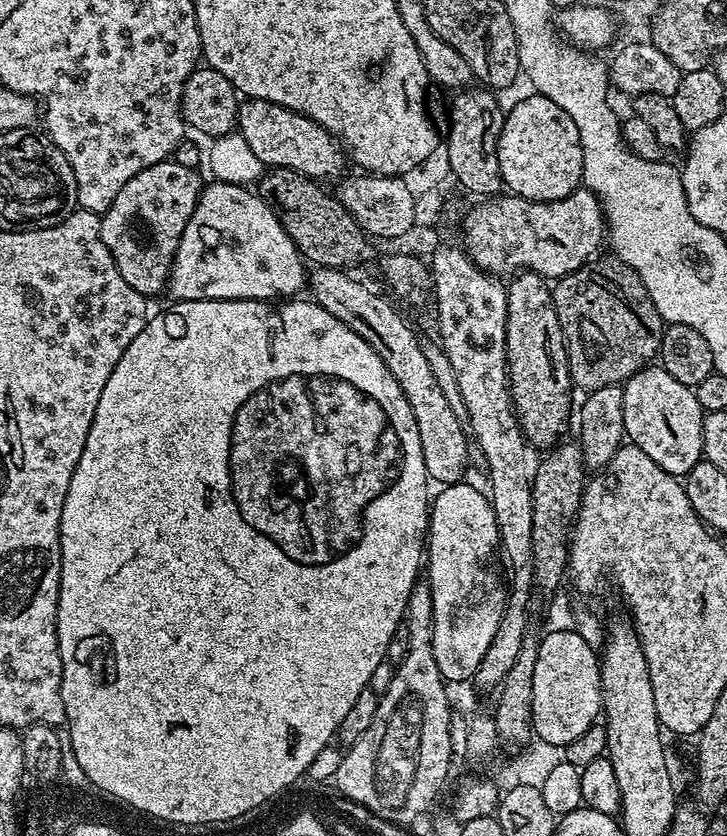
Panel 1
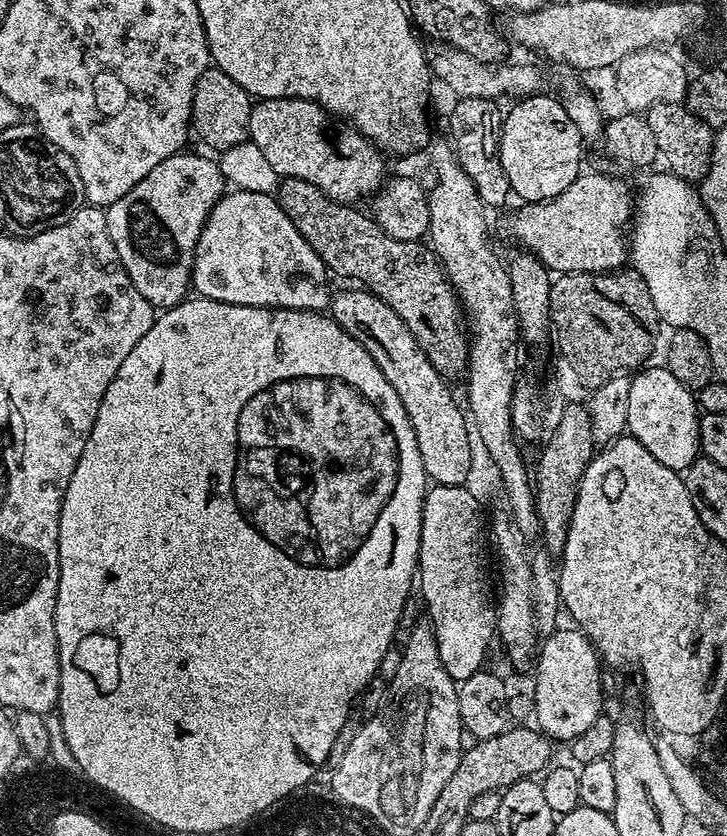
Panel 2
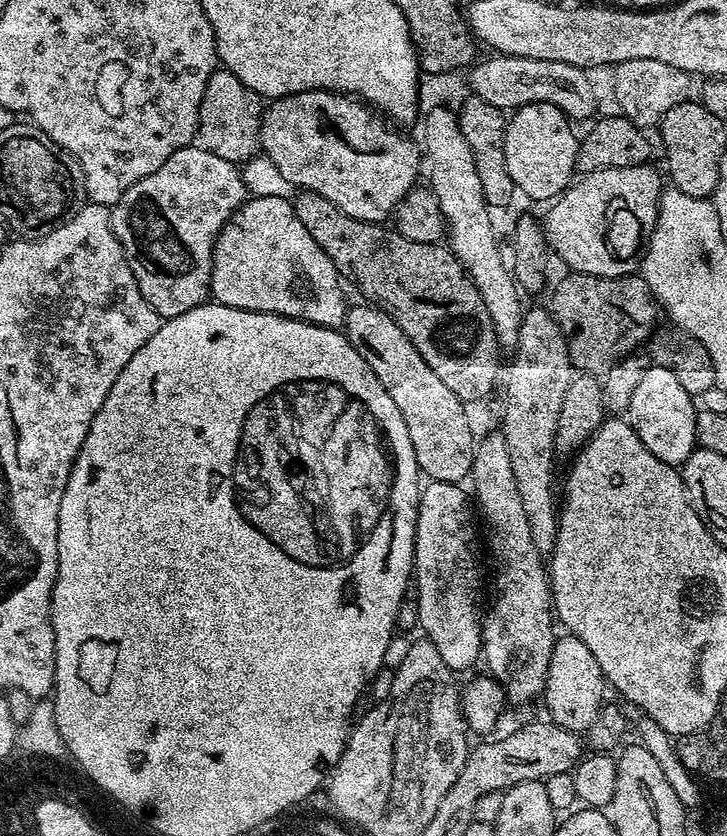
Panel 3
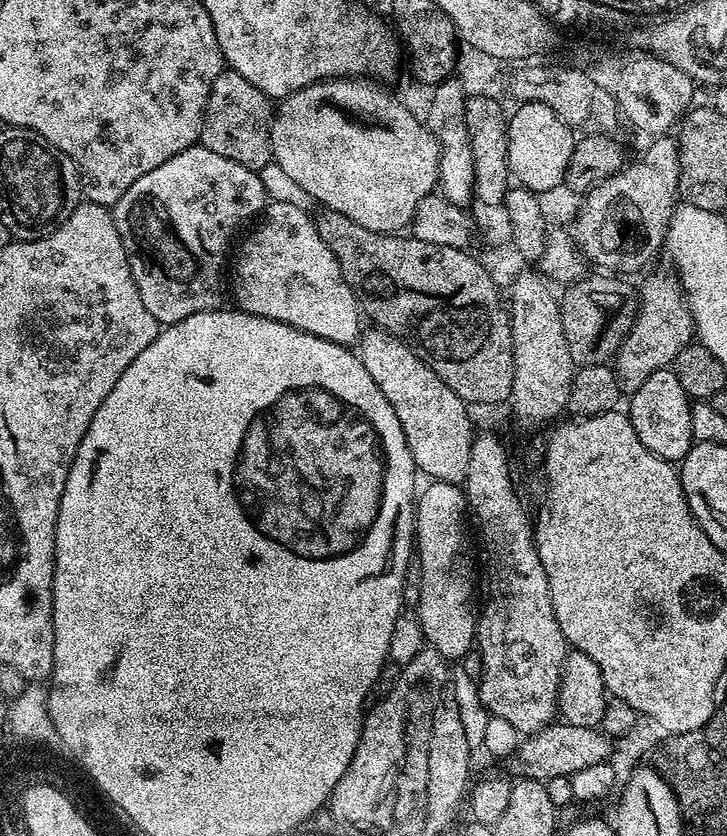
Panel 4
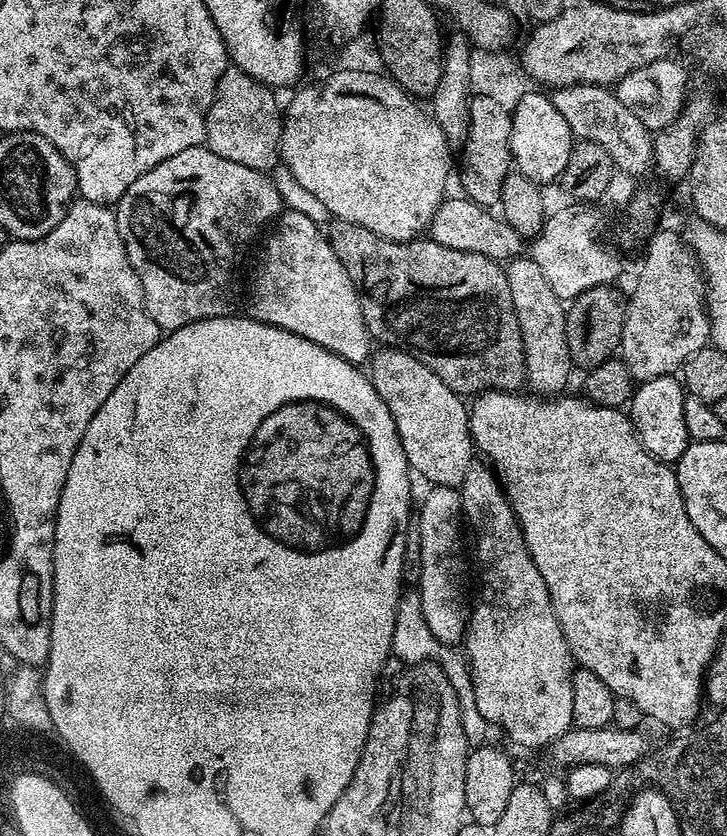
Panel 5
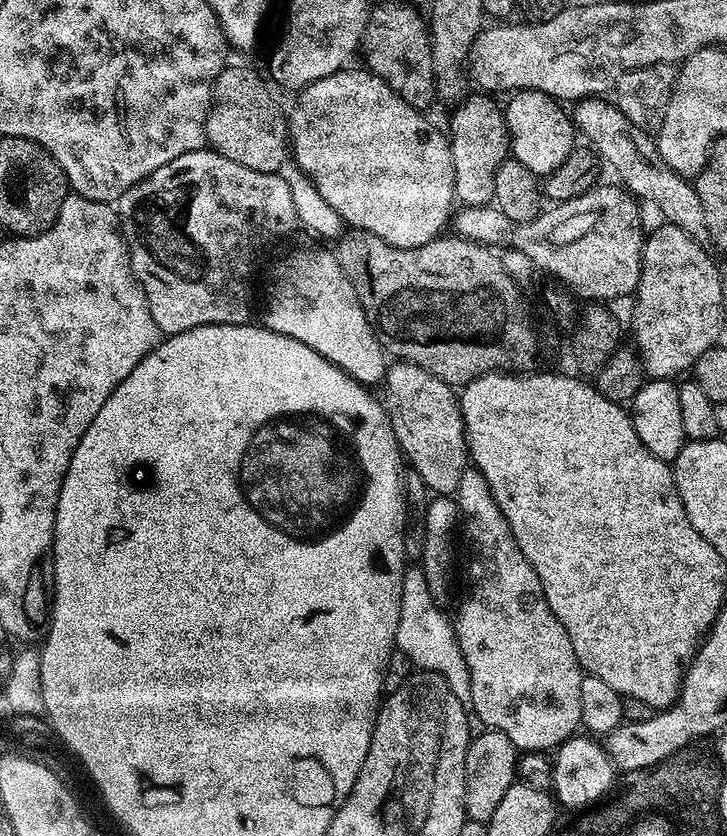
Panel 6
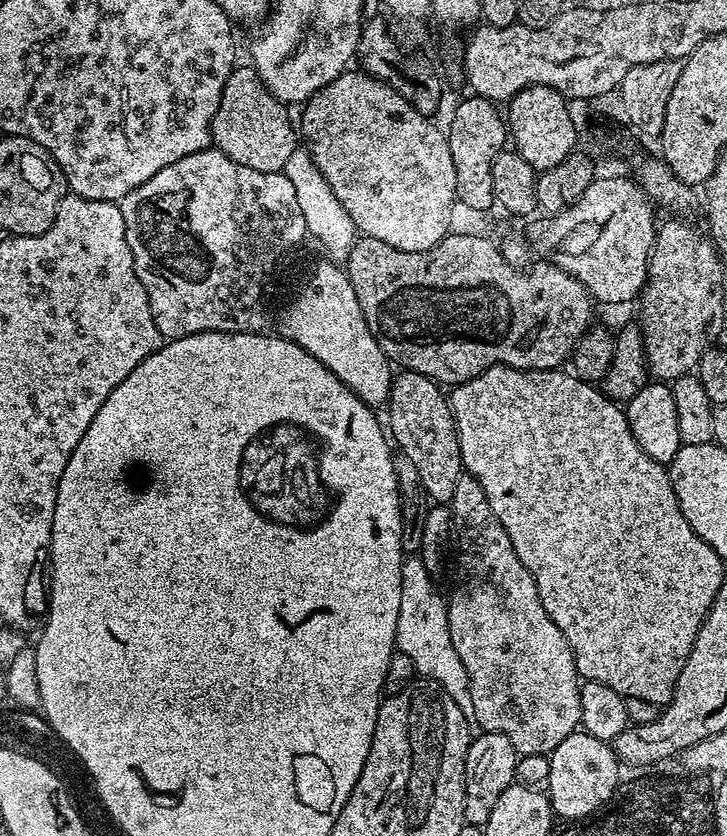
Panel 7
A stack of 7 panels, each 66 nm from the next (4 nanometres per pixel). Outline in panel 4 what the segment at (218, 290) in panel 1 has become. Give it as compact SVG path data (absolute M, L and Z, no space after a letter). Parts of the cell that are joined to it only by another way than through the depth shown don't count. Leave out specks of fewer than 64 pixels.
M274 200L267 205L266 215L255 225L257 228L245 238L240 253L237 256L235 253L234 256L236 273L233 276L231 273L230 284L232 280L232 292L236 295L235 307L241 312L286 322L298 330L306 330L306 334L333 340L335 344L355 345L362 331L362 308L358 303L357 293L353 292L346 282L338 266L338 258L334 258L330 246L322 242L322 234L318 234L315 219L308 215L305 209L290 202Z

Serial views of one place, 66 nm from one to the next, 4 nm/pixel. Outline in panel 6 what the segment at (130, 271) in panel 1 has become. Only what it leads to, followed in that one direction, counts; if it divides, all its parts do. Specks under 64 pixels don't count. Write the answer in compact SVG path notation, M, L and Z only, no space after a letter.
M201 150L182 154L182 158L174 158L174 162L166 162L154 174L150 174L142 182L138 182L126 194L122 194L118 201L118 219L120 221L120 232L130 254L132 269L136 275L136 281L144 288L144 293L150 306L150 318L158 322L161 333L165 337L173 336L186 330L194 330L198 326L210 326L211 324L247 324L252 312L252 304L248 301L248 279L252 276L252 263L256 255L263 250L267 244L275 242L279 236L292 232L298 228L296 211L294 210L294 197L290 194L290 186L274 172L259 172L250 170L247 166L238 166L238 162L230 162L230 158L222 158L222 154L211 150Z

